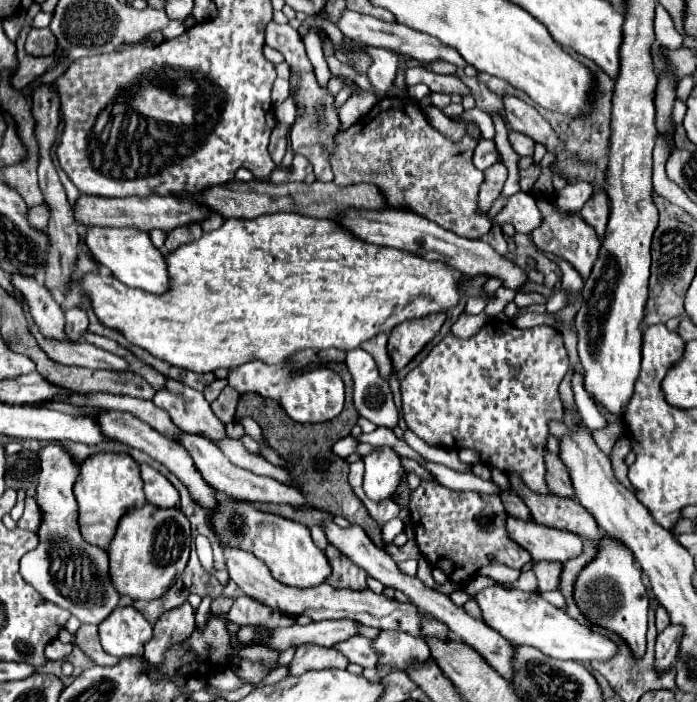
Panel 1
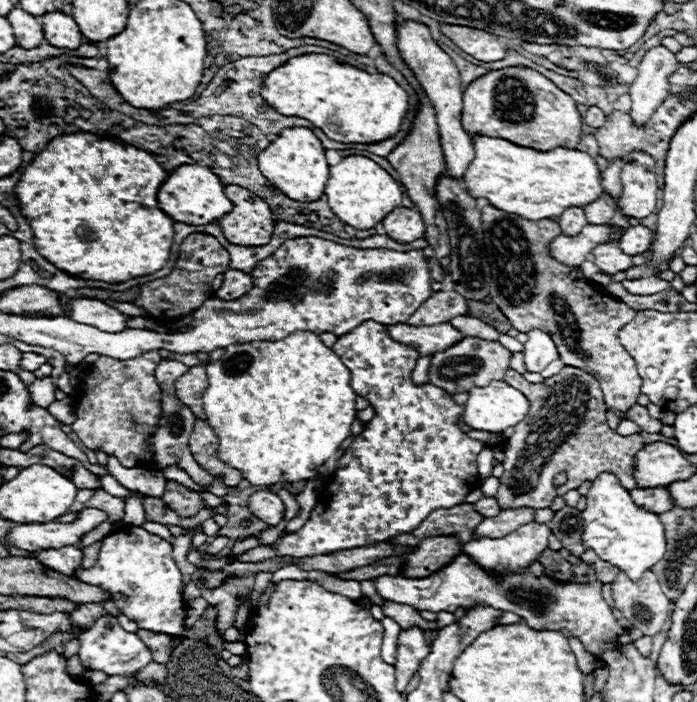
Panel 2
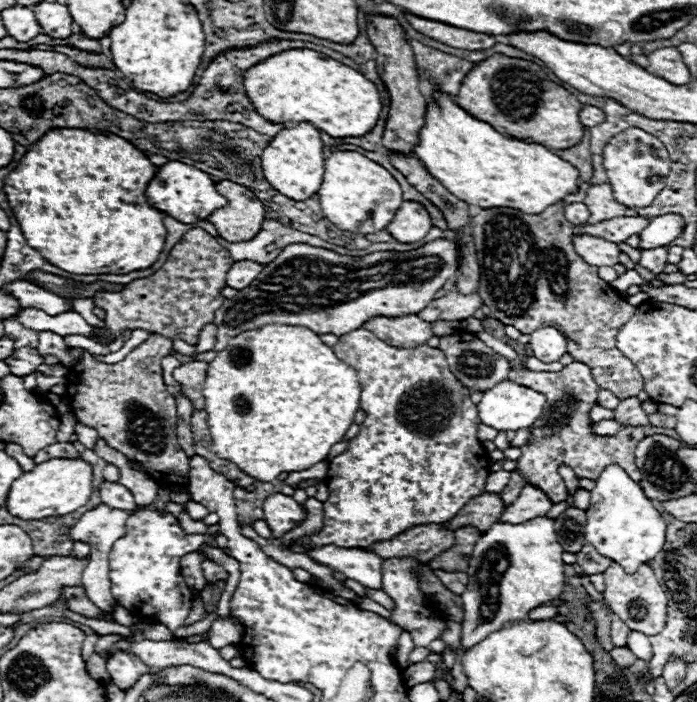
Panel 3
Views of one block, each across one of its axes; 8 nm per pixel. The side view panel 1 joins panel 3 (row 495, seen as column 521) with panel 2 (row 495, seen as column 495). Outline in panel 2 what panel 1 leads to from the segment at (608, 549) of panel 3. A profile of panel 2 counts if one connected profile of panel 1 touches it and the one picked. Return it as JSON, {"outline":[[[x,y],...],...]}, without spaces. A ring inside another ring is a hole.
{"outline":[[[600,474],[600,478],[592,482],[592,488],[586,494],[586,510],[582,512],[582,518],[582,544],[594,550],[600,560],[610,562],[612,566],[622,570],[634,582],[658,560],[662,560],[666,552],[664,526],[658,514],[636,506],[630,498],[630,492],[622,488],[612,474]]]}

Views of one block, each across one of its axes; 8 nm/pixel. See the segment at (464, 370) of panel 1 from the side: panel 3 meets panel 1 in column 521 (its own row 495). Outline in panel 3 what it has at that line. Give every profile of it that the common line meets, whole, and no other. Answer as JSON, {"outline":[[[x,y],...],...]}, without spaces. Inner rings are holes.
{"outline":[[[356,328],[340,336],[332,350],[342,362],[358,370],[360,408],[366,412],[366,418],[360,424],[360,432],[348,442],[346,452],[328,464],[326,486],[330,496],[322,508],[324,528],[298,538],[290,548],[292,552],[306,554],[312,548],[330,544],[340,548],[366,548],[374,542],[392,540],[414,526],[450,520],[470,498],[486,492],[490,462],[476,436],[476,426],[480,424],[476,404],[470,400],[470,390],[454,378],[438,348],[426,344],[418,348],[396,348],[378,340],[370,330]]]}

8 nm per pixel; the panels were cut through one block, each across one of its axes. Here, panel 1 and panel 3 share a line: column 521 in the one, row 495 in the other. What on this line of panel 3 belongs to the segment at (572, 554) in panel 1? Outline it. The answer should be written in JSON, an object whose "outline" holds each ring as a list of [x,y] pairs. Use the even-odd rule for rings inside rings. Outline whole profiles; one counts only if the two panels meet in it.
{"outline":[[[526,484],[522,488],[522,494],[514,500],[512,506],[508,506],[502,512],[502,516],[498,520],[518,524],[518,522],[526,522],[526,520],[536,518],[536,516],[544,516],[550,508],[552,508],[550,498],[540,488]]]}

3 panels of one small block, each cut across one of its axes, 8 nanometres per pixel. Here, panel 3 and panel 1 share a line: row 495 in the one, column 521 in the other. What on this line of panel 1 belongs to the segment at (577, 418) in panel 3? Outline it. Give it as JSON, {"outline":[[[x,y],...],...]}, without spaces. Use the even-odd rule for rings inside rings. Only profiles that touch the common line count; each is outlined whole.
{"outline":[[[420,482],[410,498],[410,520],[414,522],[416,544],[430,566],[444,570],[450,582],[464,588],[480,568],[488,564],[504,564],[508,568],[522,568],[532,560],[528,550],[508,538],[506,520],[508,514],[498,496],[486,496],[476,492],[454,492],[446,486]],[[492,554],[494,560],[486,556]]]}

